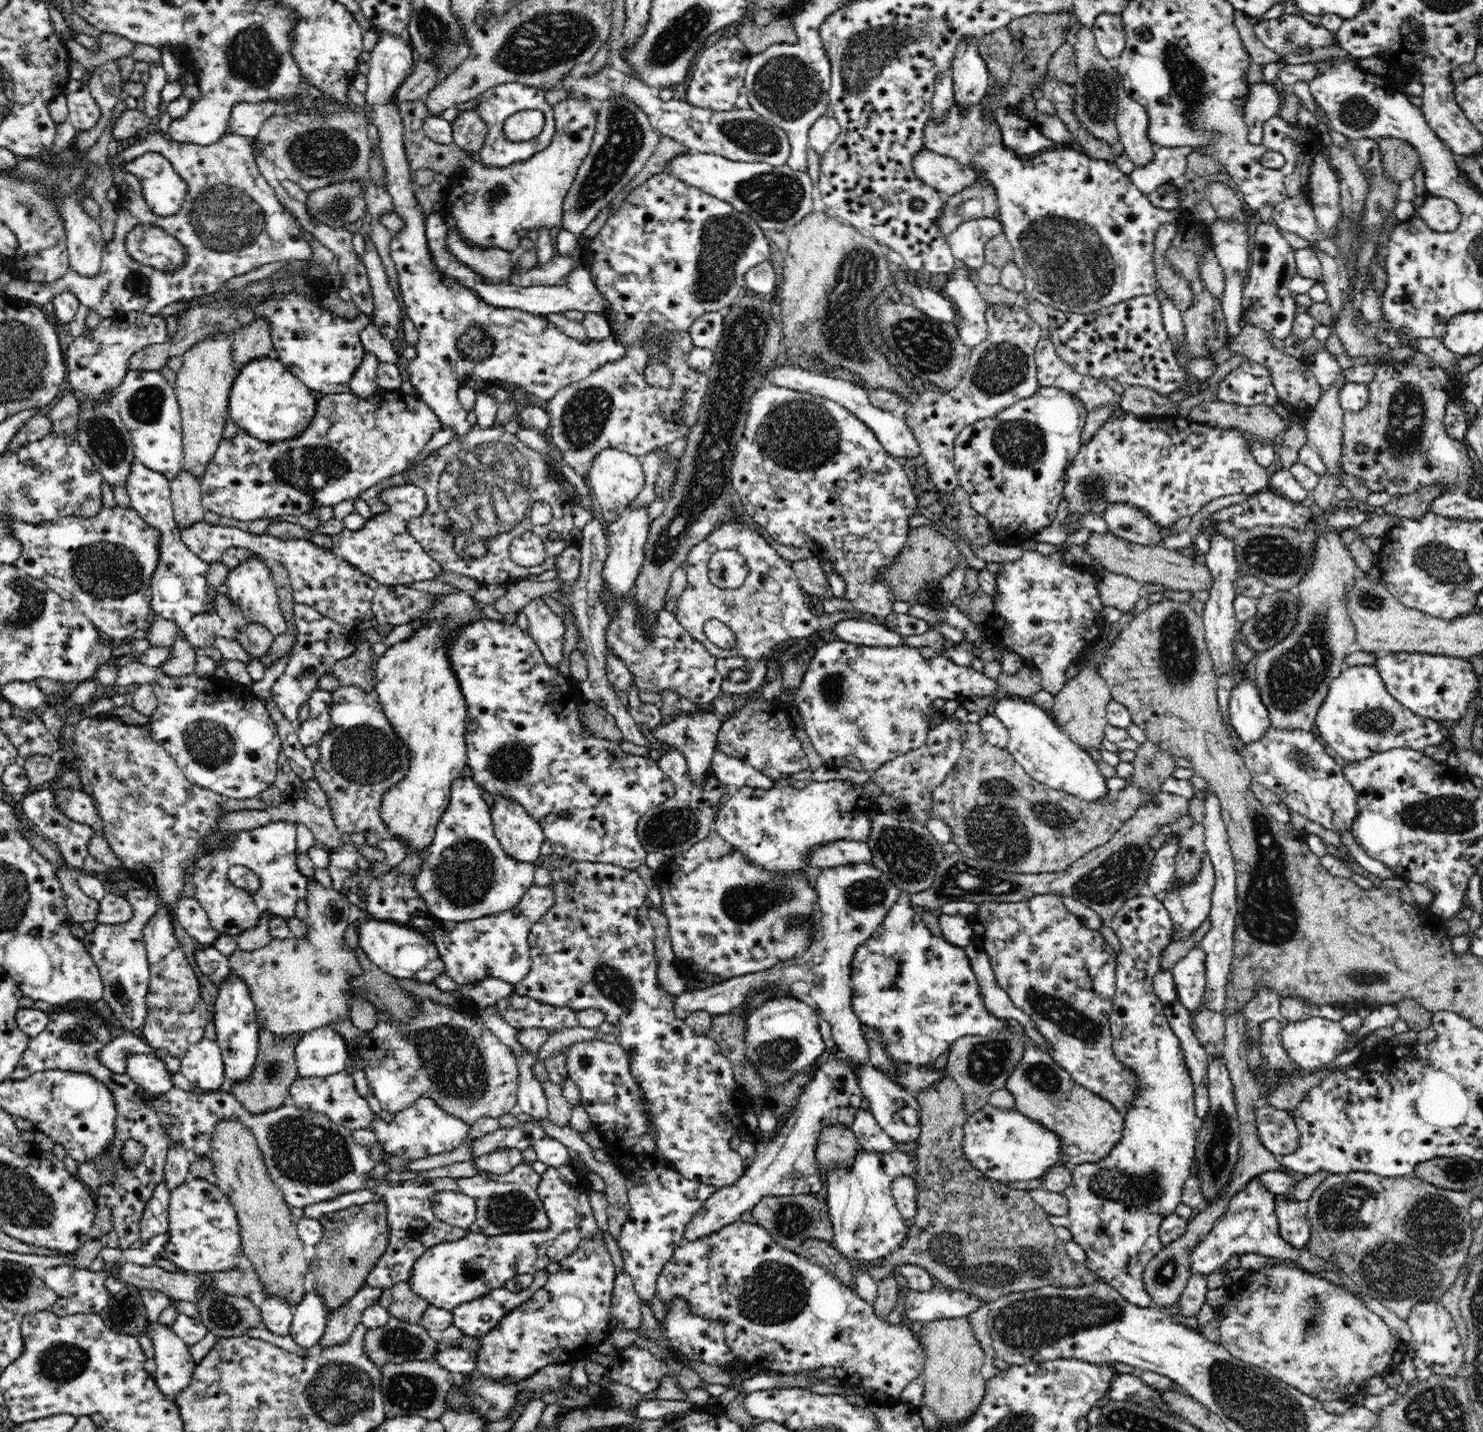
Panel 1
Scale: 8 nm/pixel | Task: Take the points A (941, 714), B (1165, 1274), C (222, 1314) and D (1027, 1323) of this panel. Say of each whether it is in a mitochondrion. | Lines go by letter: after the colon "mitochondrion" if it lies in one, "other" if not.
A: other
B: mitochondrion
C: mitochondrion
D: mitochondrion

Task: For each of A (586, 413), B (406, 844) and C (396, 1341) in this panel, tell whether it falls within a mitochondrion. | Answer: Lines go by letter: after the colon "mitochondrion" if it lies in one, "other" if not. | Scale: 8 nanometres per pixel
A: mitochondrion
B: other
C: mitochondrion

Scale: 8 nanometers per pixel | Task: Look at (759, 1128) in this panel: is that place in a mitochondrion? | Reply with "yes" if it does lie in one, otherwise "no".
no

